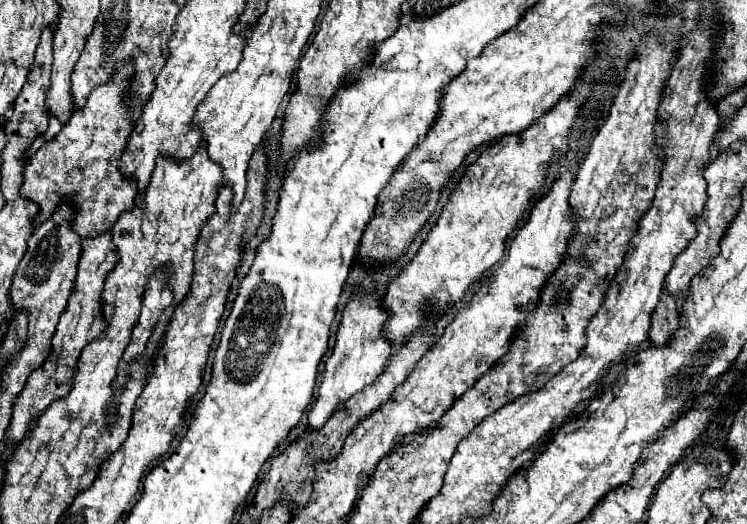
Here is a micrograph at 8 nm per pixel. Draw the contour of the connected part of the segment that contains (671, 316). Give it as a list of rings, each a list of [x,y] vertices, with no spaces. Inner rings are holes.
[[[661,294],[661,302],[651,318],[651,330],[649,330],[651,346],[661,348],[661,344],[669,344],[677,328],[679,328],[679,314],[675,310],[675,302],[671,300],[671,296]]]

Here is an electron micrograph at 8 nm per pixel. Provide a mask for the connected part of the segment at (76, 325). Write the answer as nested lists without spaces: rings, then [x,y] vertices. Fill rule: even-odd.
[[[109,228],[107,232],[101,232],[97,236],[89,236],[89,238],[83,238],[81,240],[81,246],[83,246],[83,252],[81,252],[81,260],[79,260],[79,272],[77,272],[77,280],[75,280],[75,288],[67,300],[67,308],[57,324],[57,332],[53,336],[53,352],[51,356],[43,362],[41,368],[37,368],[23,392],[19,394],[17,398],[17,404],[13,408],[13,420],[9,424],[9,430],[7,430],[7,446],[15,448],[23,436],[27,434],[27,428],[29,424],[39,416],[43,414],[49,404],[57,398],[63,398],[69,394],[71,390],[71,378],[75,376],[75,364],[79,362],[79,356],[81,356],[81,350],[91,342],[95,340],[97,336],[101,336],[103,330],[107,330],[107,320],[103,318],[103,310],[101,310],[101,292],[103,292],[103,284],[105,284],[105,278],[107,274],[115,268],[119,256],[115,252],[115,244],[113,244],[113,236],[111,236],[113,228]]]

